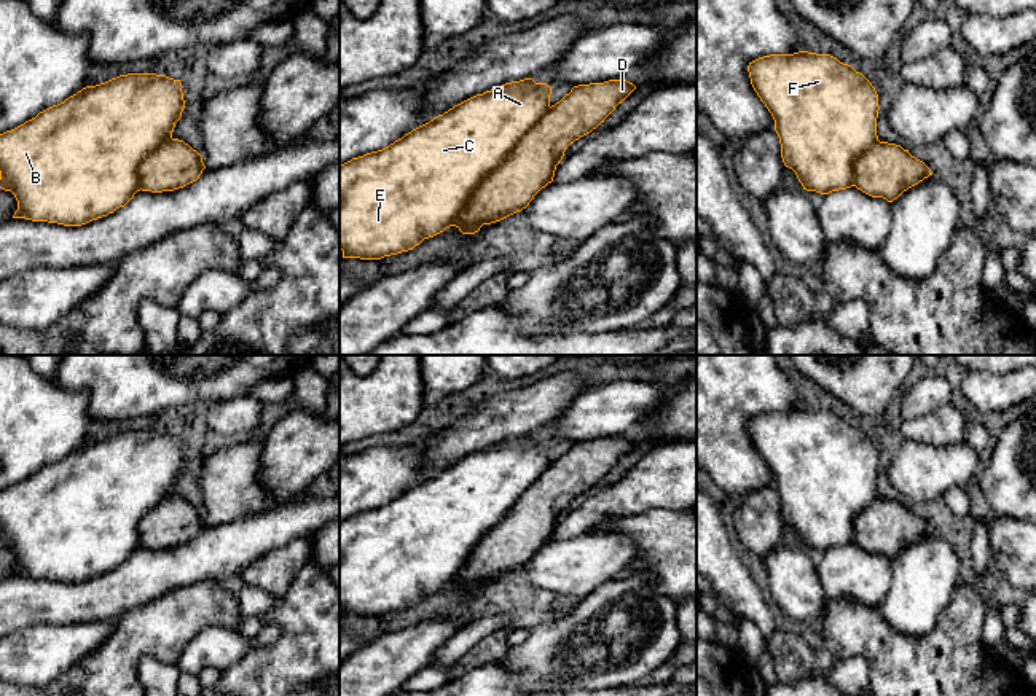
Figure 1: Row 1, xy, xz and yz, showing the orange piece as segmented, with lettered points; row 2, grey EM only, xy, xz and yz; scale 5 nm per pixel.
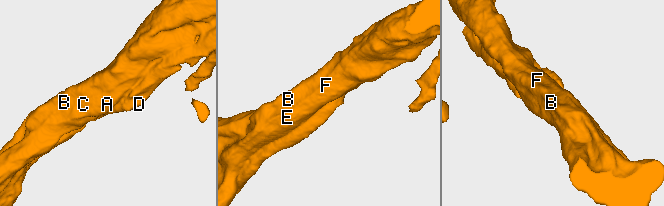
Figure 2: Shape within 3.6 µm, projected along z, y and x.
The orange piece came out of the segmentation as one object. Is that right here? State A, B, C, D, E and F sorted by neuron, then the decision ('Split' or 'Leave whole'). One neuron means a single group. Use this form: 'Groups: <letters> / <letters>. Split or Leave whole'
Groups: A B C D E F. Leave whole

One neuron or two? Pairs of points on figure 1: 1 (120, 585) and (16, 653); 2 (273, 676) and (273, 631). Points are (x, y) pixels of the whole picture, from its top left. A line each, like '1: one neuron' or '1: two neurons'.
1: two neurons
2: two neurons

